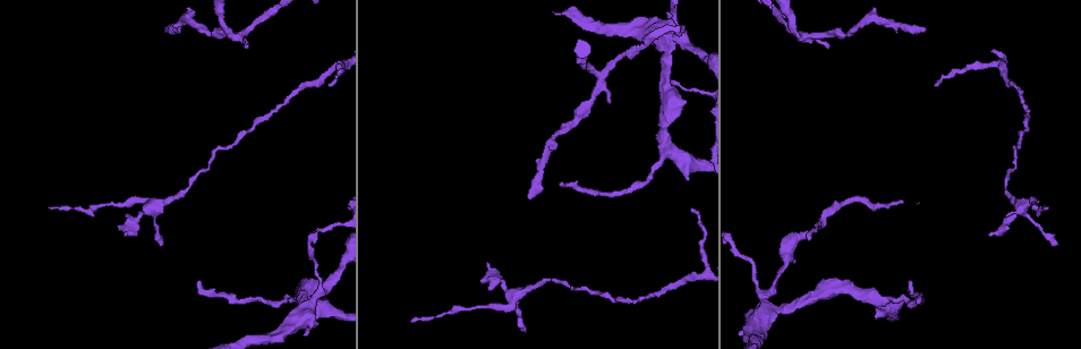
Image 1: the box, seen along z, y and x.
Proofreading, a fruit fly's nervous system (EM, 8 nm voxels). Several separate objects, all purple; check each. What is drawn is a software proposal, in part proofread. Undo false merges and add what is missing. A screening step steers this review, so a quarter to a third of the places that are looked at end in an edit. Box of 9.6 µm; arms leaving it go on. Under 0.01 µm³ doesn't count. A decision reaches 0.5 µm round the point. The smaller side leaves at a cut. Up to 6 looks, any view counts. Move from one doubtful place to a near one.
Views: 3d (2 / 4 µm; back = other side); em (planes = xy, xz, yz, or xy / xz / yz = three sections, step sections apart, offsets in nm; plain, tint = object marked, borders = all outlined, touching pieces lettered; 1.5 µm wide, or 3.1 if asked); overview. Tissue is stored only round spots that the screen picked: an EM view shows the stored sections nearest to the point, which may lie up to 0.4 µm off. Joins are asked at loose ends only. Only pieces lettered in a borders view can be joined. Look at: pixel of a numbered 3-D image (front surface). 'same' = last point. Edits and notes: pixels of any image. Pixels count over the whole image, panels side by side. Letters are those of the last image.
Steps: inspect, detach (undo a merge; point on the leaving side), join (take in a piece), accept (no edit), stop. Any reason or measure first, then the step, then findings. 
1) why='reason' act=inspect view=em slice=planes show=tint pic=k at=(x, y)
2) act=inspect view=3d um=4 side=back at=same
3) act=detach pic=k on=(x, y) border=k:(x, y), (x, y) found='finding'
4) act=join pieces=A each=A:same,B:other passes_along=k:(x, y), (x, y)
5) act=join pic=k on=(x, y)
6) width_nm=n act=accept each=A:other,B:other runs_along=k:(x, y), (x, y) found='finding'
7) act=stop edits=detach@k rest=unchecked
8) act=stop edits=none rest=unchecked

why='an open end' act=inspect view=em slice=planes show=tint pic=1 at=(50, 206)

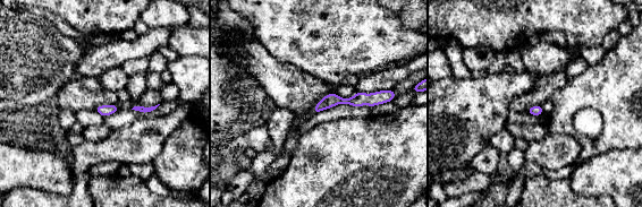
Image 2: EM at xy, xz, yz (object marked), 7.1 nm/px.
act=inspect view=em slice=planes show=borders at=same

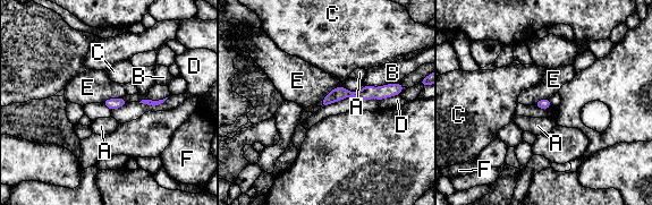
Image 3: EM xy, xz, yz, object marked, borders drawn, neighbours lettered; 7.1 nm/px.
act=accept each=A:other,B:other,C:other,D:other,E:other,F:other runs_along=3:(394, 87), (337, 94), (324, 102) found='none of them fits'

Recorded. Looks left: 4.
why='a narrow waist' act=inspect view=em slice=yz step=4 show=tint pic=1 at=(479, 307)

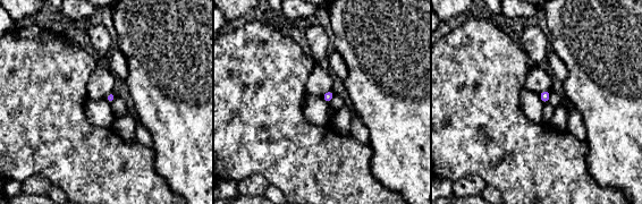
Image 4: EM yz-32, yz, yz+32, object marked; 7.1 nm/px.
act=inspect view=em slice=planes show=borders at=same

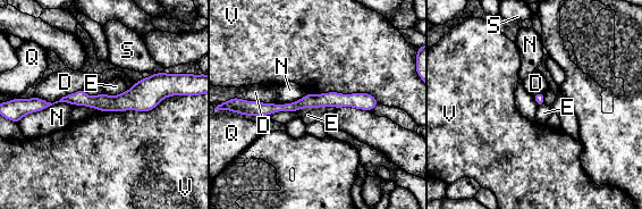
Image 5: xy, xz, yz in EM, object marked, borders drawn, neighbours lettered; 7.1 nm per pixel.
width_nm=110 act=accept each=D:other,E:other,N:other,Q:other,S:other,V:other border=5:(336, 107), (303, 107), (294, 111) found='one neuron here'

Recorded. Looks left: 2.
why='thin neck' act=inspect view=3d um=4 pic=1 at=(678, 39)

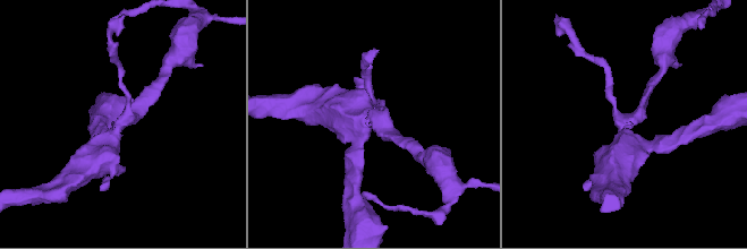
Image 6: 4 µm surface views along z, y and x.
arms=4 why='now the EM' act=inspect view=em slice=xy step=4 show=borders pic=6 at=(626, 125)

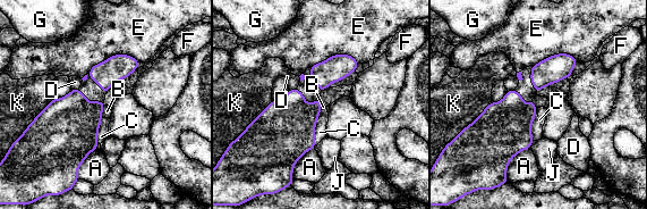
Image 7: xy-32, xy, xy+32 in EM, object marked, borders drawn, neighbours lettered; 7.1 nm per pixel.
act=accept each=A:other,B:other,C:other,D:other,E:other,F:other,G:other,J:other,K:other border=7:(531, 100), (536, 108) found='continuous, no second neuron'

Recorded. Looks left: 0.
act=stop edits=none rest=unchecked

